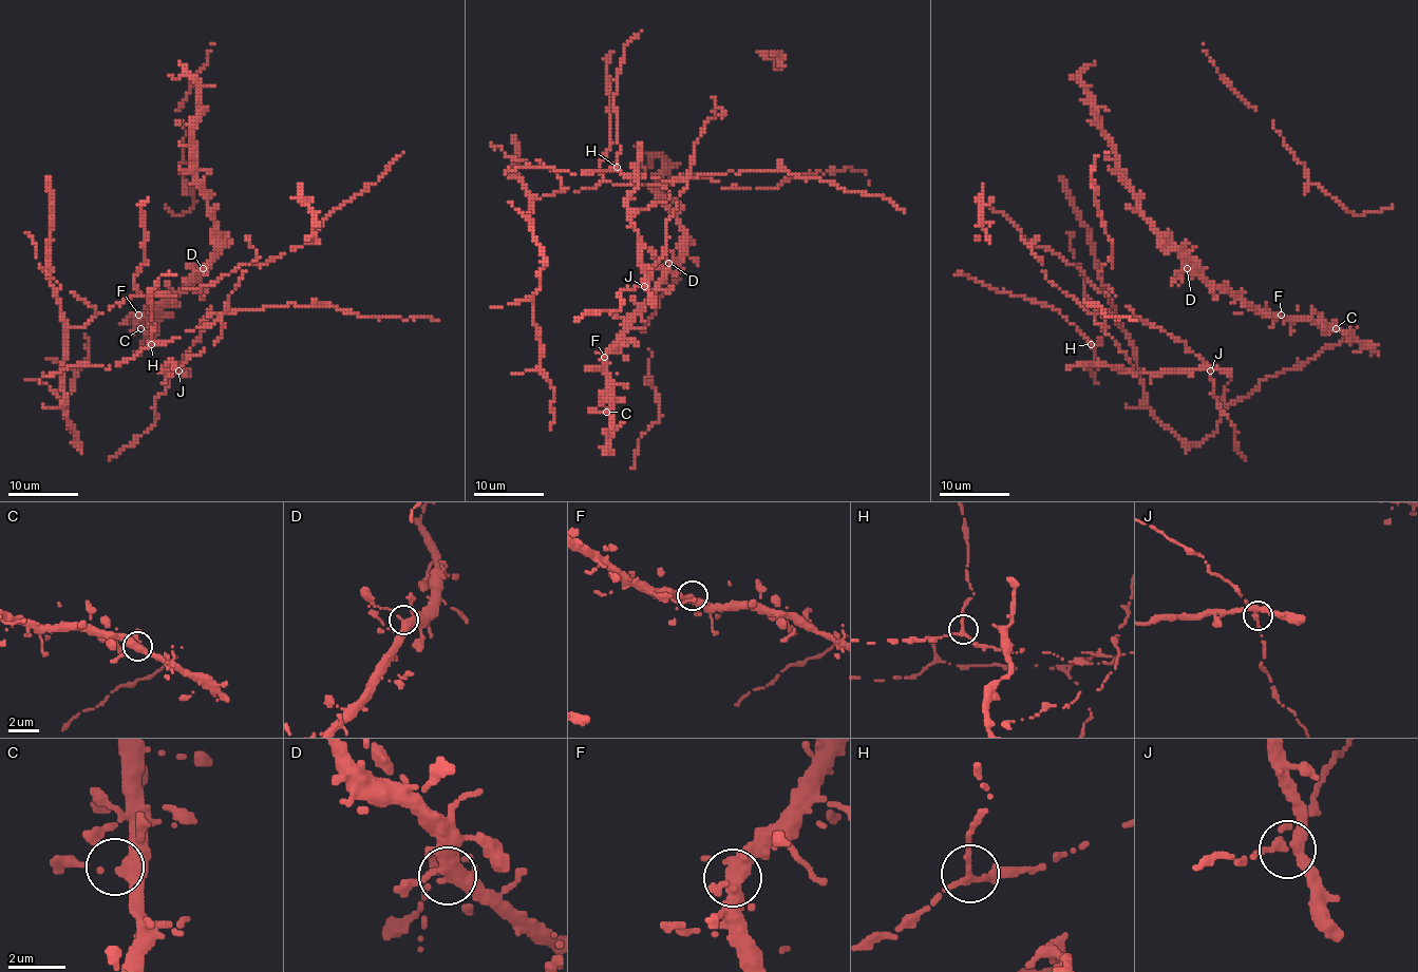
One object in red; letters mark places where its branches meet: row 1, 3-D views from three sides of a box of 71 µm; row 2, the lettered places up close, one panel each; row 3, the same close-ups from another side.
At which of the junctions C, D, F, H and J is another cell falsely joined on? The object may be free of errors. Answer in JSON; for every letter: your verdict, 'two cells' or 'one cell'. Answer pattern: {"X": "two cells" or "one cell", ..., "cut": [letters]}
{"C": "one cell", "D": "one cell", "F": "one cell", "H": "one cell", "J": "two cells", "cut": ["J"]}

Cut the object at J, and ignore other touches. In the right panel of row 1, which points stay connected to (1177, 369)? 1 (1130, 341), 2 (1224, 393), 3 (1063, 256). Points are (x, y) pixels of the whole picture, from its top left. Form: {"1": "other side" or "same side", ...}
{"1": "other side", "2": "other side", "3": "other side"}

